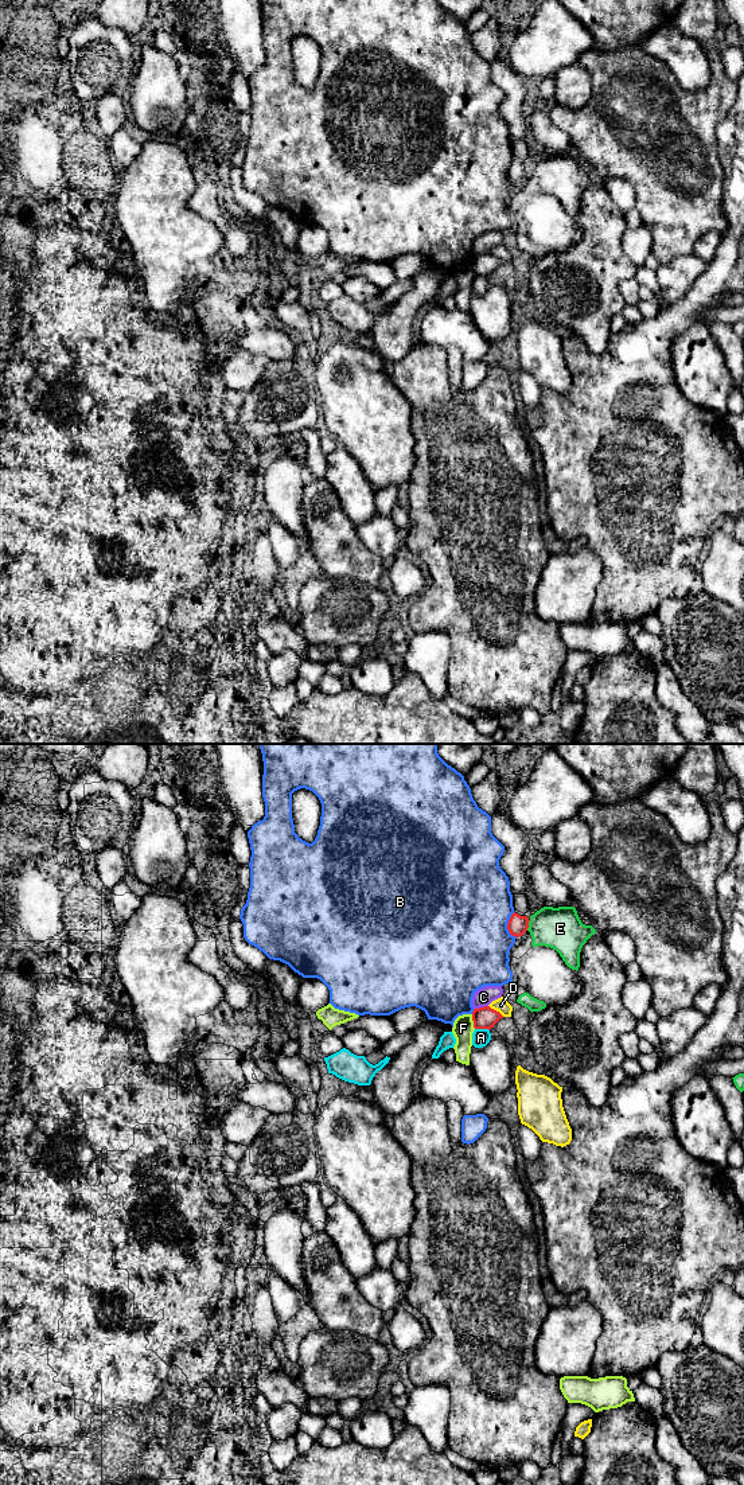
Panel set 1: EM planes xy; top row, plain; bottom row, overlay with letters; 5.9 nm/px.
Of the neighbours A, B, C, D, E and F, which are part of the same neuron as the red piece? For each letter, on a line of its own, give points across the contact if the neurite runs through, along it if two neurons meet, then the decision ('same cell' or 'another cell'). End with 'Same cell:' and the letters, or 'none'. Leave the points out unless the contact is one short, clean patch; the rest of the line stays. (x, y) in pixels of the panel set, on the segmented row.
A: border along xy (475, 1028), (486, 1028), (489, 1031); another cell
B: another cell
C: border along xy (487, 1005), (474, 1009); another cell
D: another cell
E: another cell
F: border along xy (471, 1014), (475, 1028); another cell
Same cell: none

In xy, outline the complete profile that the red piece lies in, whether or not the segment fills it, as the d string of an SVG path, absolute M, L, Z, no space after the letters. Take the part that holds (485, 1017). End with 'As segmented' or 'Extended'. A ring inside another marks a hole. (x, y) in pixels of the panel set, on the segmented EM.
M490 1006L474 1009L472 1021L475 1029L491 1029L503 1016Z. As segmented

